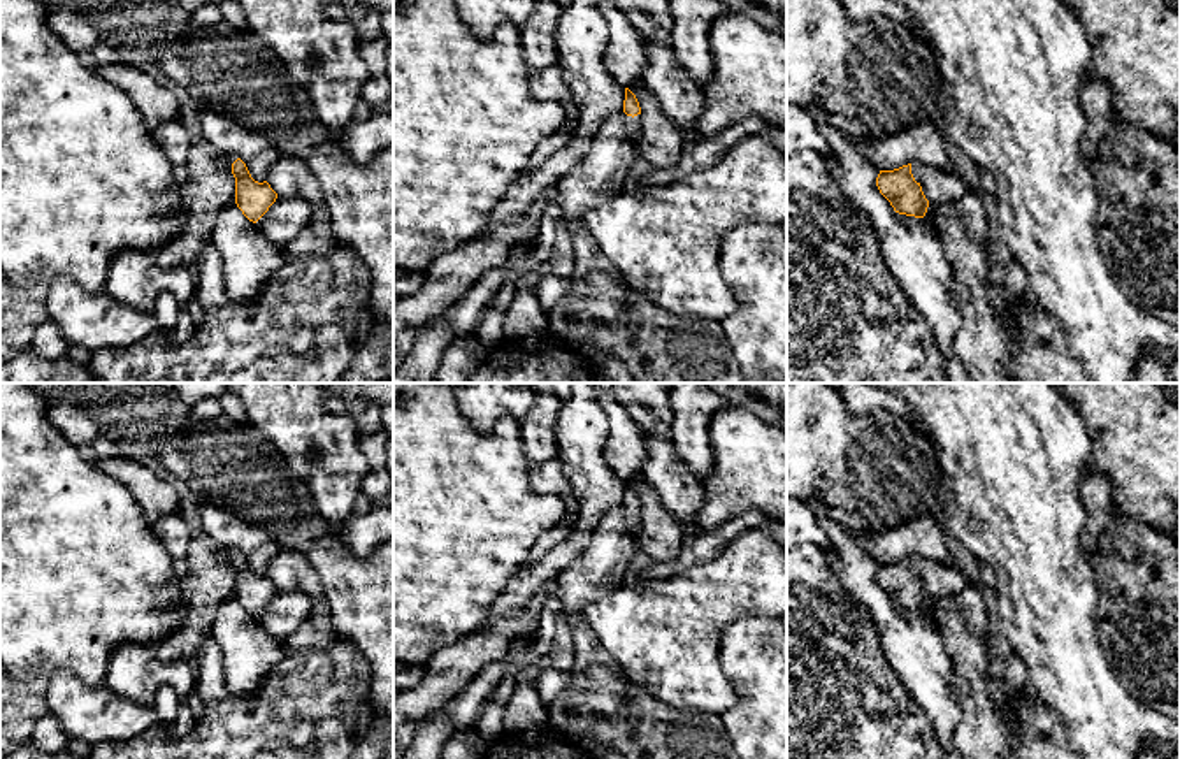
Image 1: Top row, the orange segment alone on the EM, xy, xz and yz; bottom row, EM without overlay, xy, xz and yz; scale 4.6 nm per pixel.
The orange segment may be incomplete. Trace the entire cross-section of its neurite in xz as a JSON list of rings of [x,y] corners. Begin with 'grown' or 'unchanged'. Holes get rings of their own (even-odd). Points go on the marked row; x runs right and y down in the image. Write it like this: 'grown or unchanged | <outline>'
grown | [[[625,88],[623,111],[609,116],[581,162],[557,183],[562,220],[567,223],[576,257],[574,274],[558,278],[546,271],[532,279],[539,306],[548,313],[569,288],[590,272],[611,276],[623,285],[613,262],[602,253],[597,241],[583,223],[583,216],[604,204],[611,195],[629,184],[629,170],[639,156],[636,141],[643,126],[641,107],[636,95]]]

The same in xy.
grown | [[[235,155],[219,156],[219,163],[235,177],[237,207],[249,221],[256,223],[276,202],[277,193],[270,188],[267,181],[255,181],[246,163]]]

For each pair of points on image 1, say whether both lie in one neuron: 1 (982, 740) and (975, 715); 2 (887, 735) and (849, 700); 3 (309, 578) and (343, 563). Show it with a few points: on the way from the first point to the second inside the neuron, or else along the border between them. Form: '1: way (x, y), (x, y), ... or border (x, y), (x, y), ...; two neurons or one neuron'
1: way (980, 735), (978, 721); one neuron
2: way (878, 730), (857, 708); one neuron
3: border (285, 549), (295, 549), (311, 564), (329, 614); two neurons

